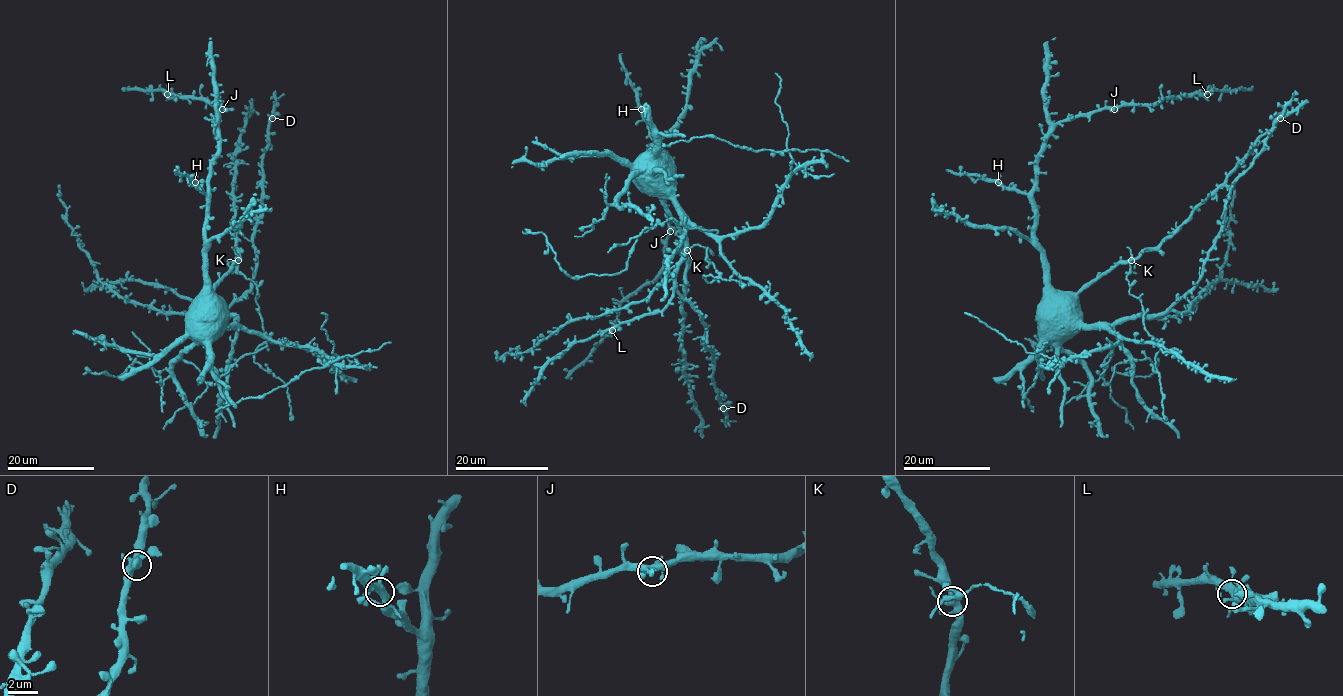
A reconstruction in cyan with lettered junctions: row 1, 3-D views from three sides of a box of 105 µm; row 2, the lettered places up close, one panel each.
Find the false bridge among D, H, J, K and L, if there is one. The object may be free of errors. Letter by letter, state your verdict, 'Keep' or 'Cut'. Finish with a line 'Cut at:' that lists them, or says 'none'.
D: Keep
H: Keep
J: Keep
K: Cut
L: Keep
Cut at: K

